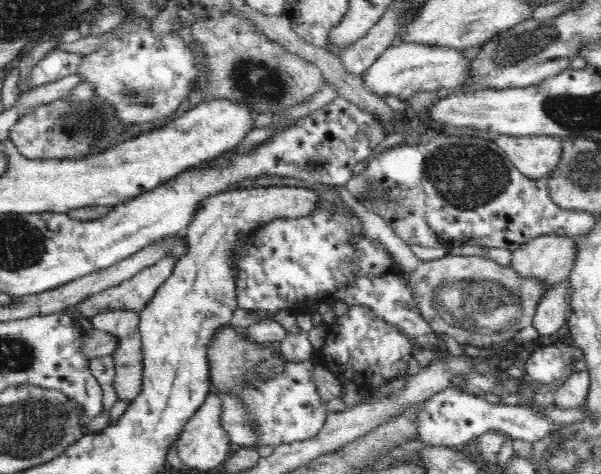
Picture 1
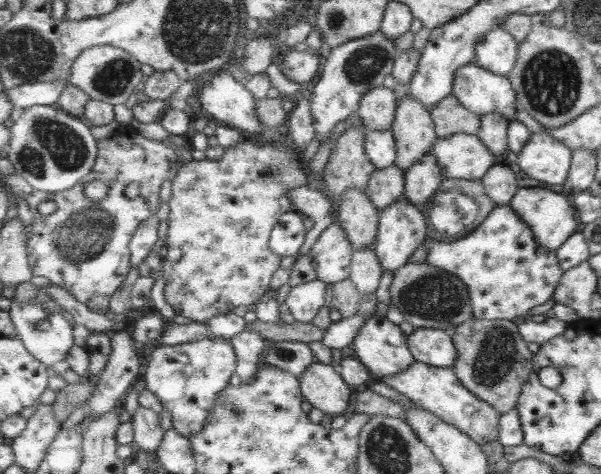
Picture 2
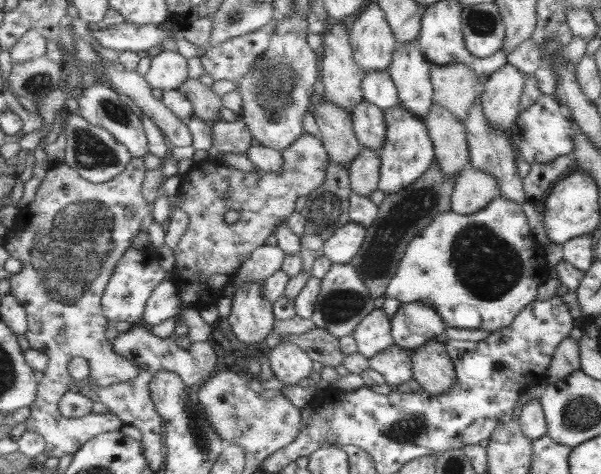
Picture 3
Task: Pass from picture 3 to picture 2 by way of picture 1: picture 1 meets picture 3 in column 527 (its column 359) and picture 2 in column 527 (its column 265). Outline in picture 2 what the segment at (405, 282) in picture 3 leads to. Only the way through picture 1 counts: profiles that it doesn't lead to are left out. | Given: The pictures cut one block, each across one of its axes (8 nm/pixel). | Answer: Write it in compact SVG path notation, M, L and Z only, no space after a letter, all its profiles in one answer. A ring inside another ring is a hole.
M498 205L493 213L465 238L454 238L450 242L430 240L425 242L425 246L428 249L425 262L459 275L469 285L473 316L480 319L513 320L517 316L527 317L527 310L549 300L551 292L556 290L557 282L560 282L560 277L563 276L555 252L541 250L531 228L510 205Z

